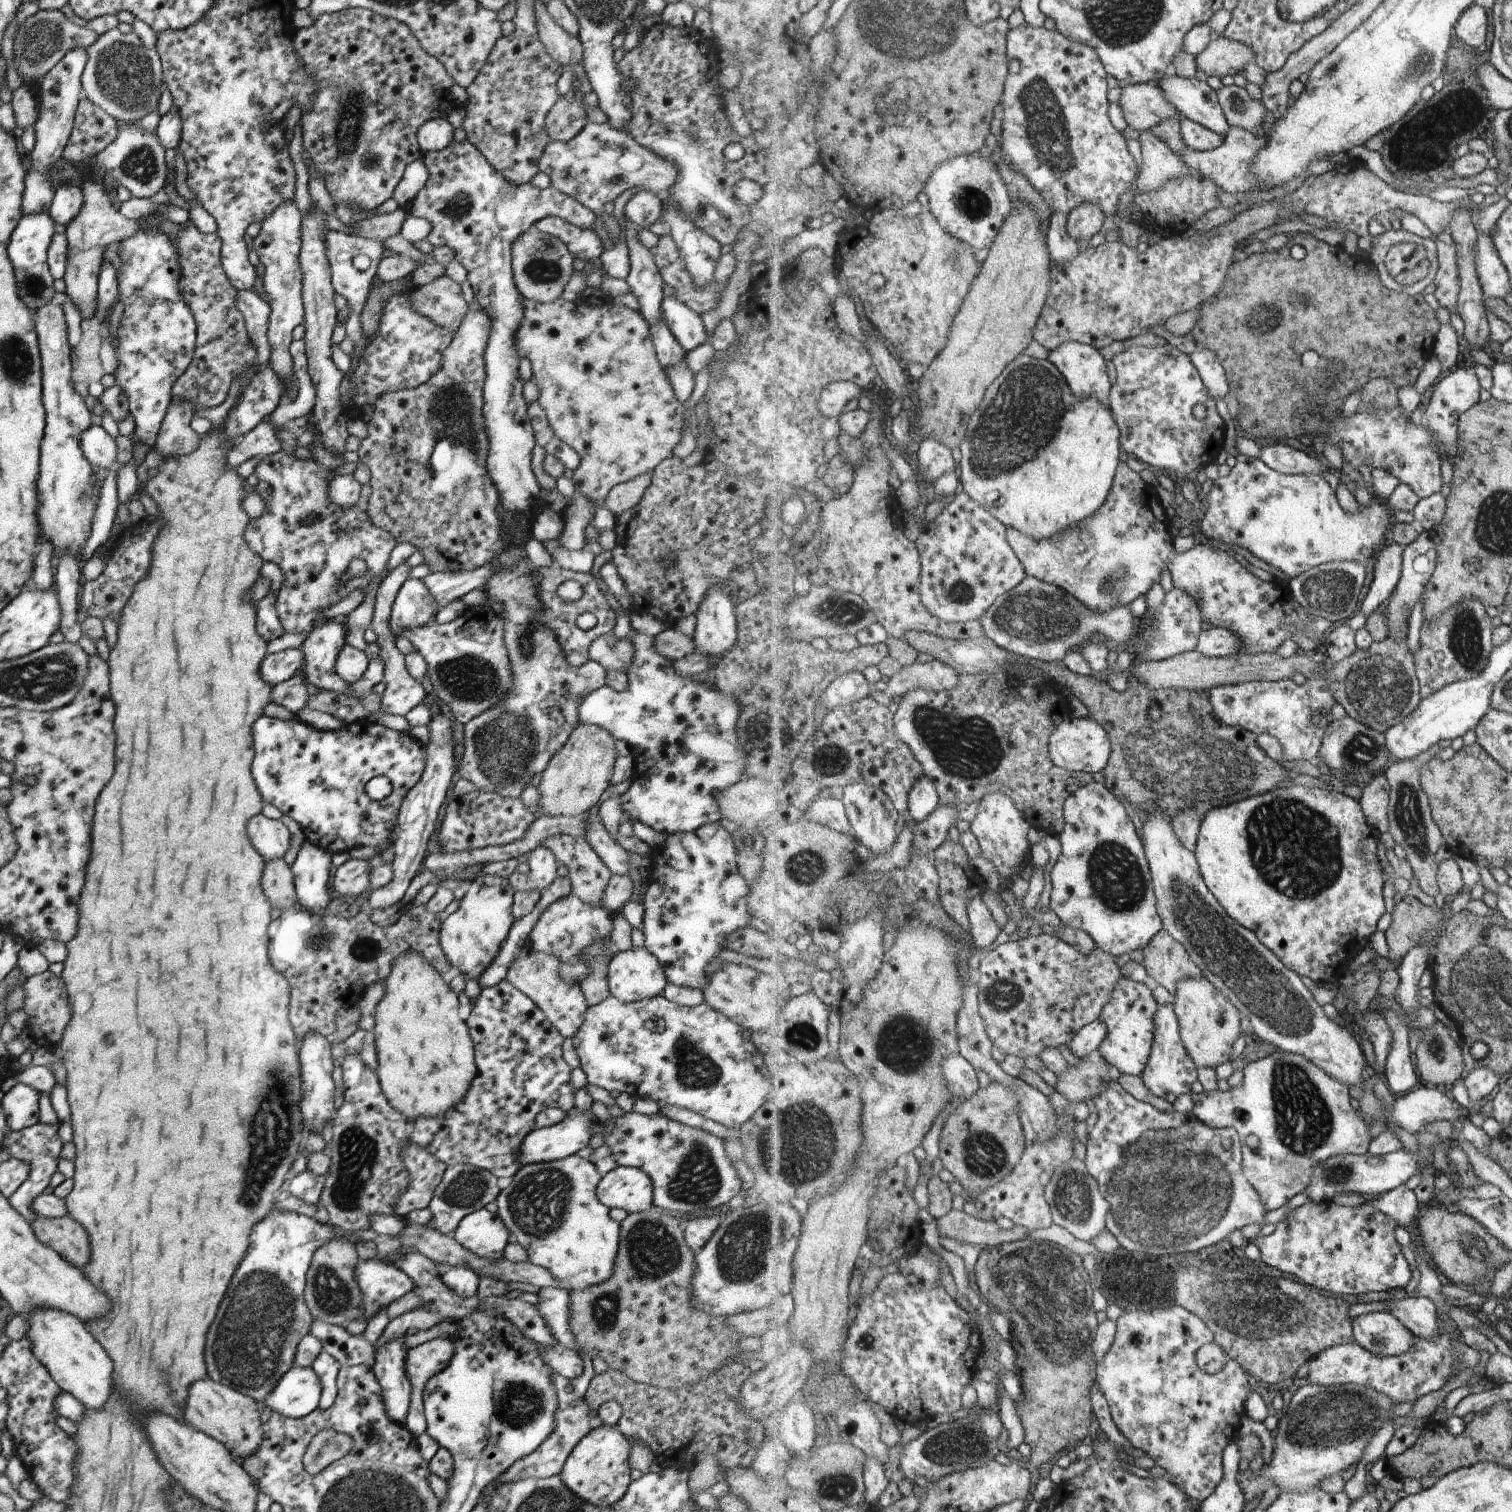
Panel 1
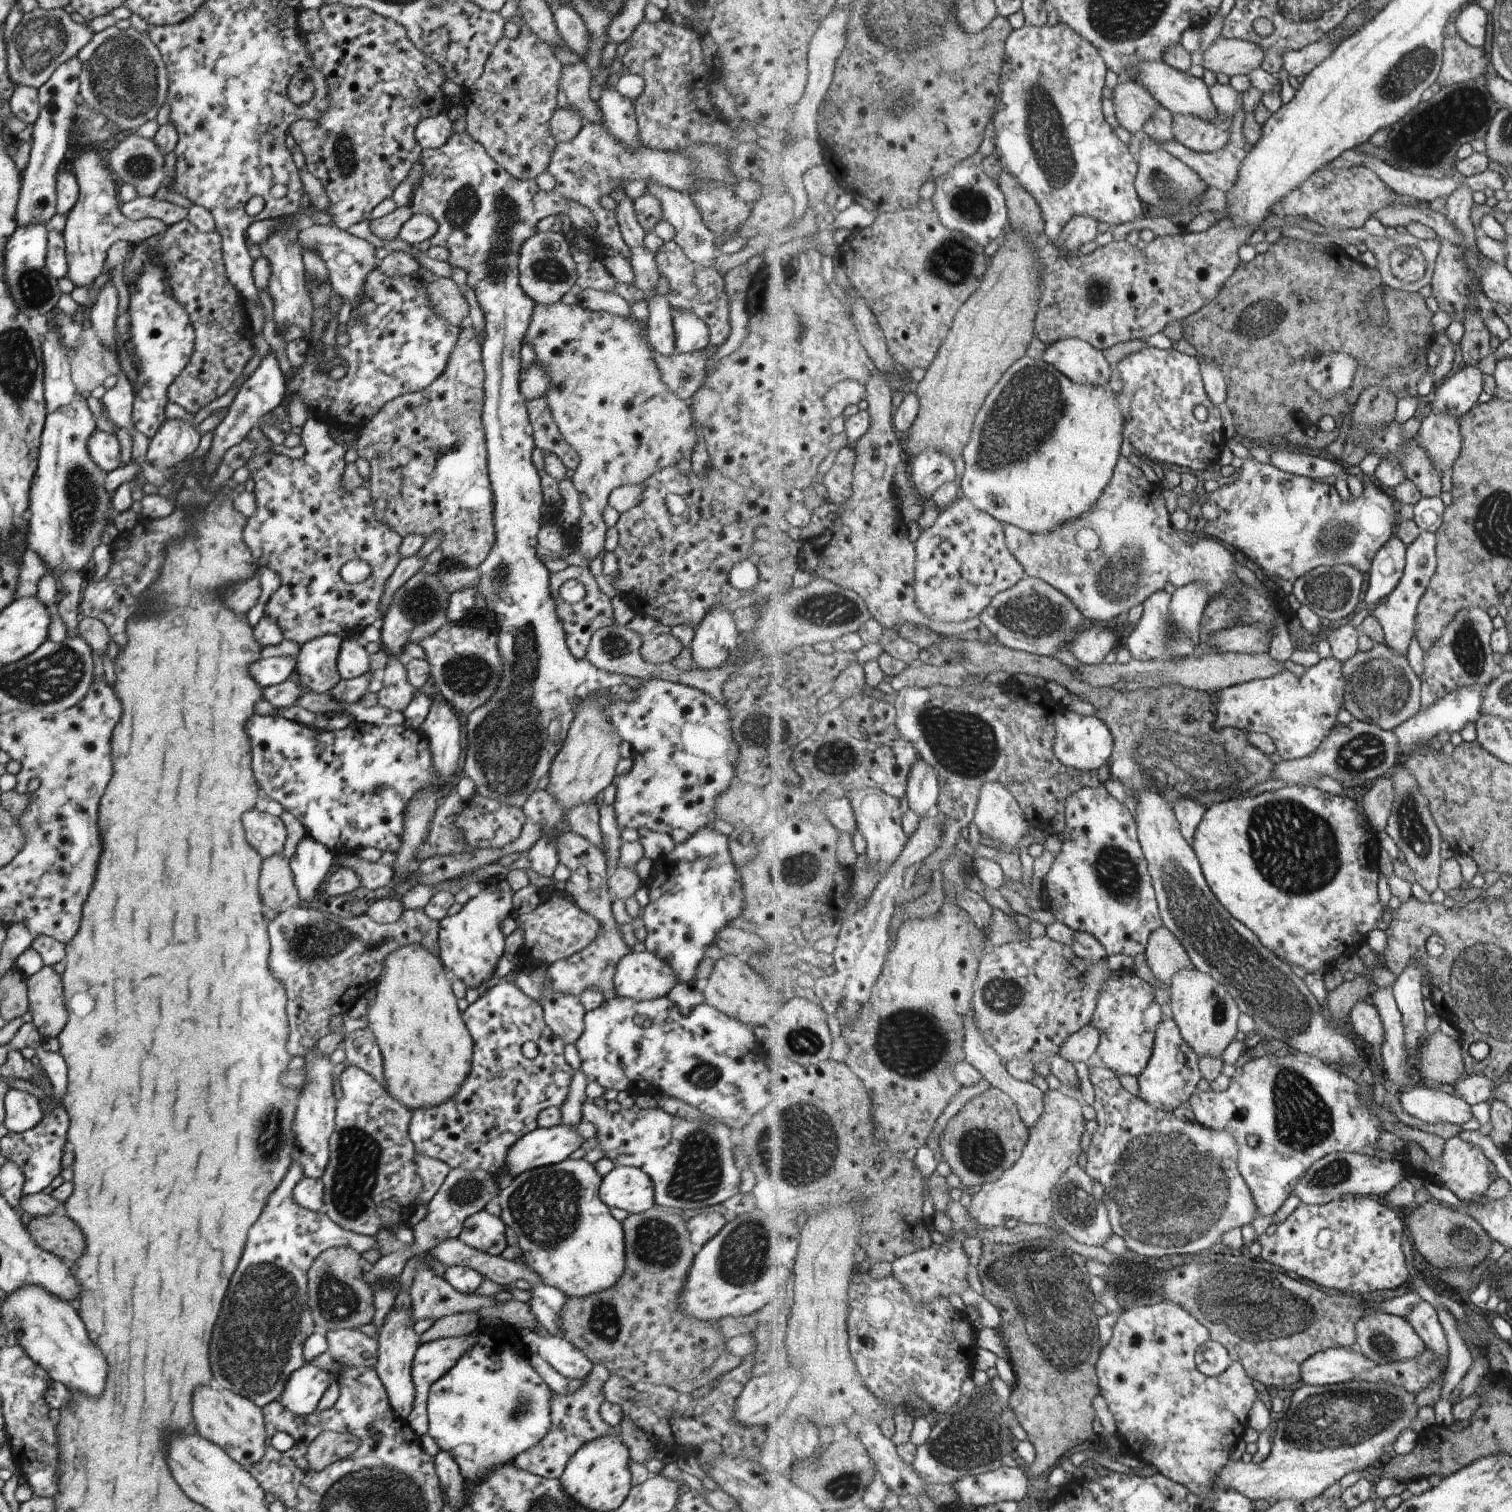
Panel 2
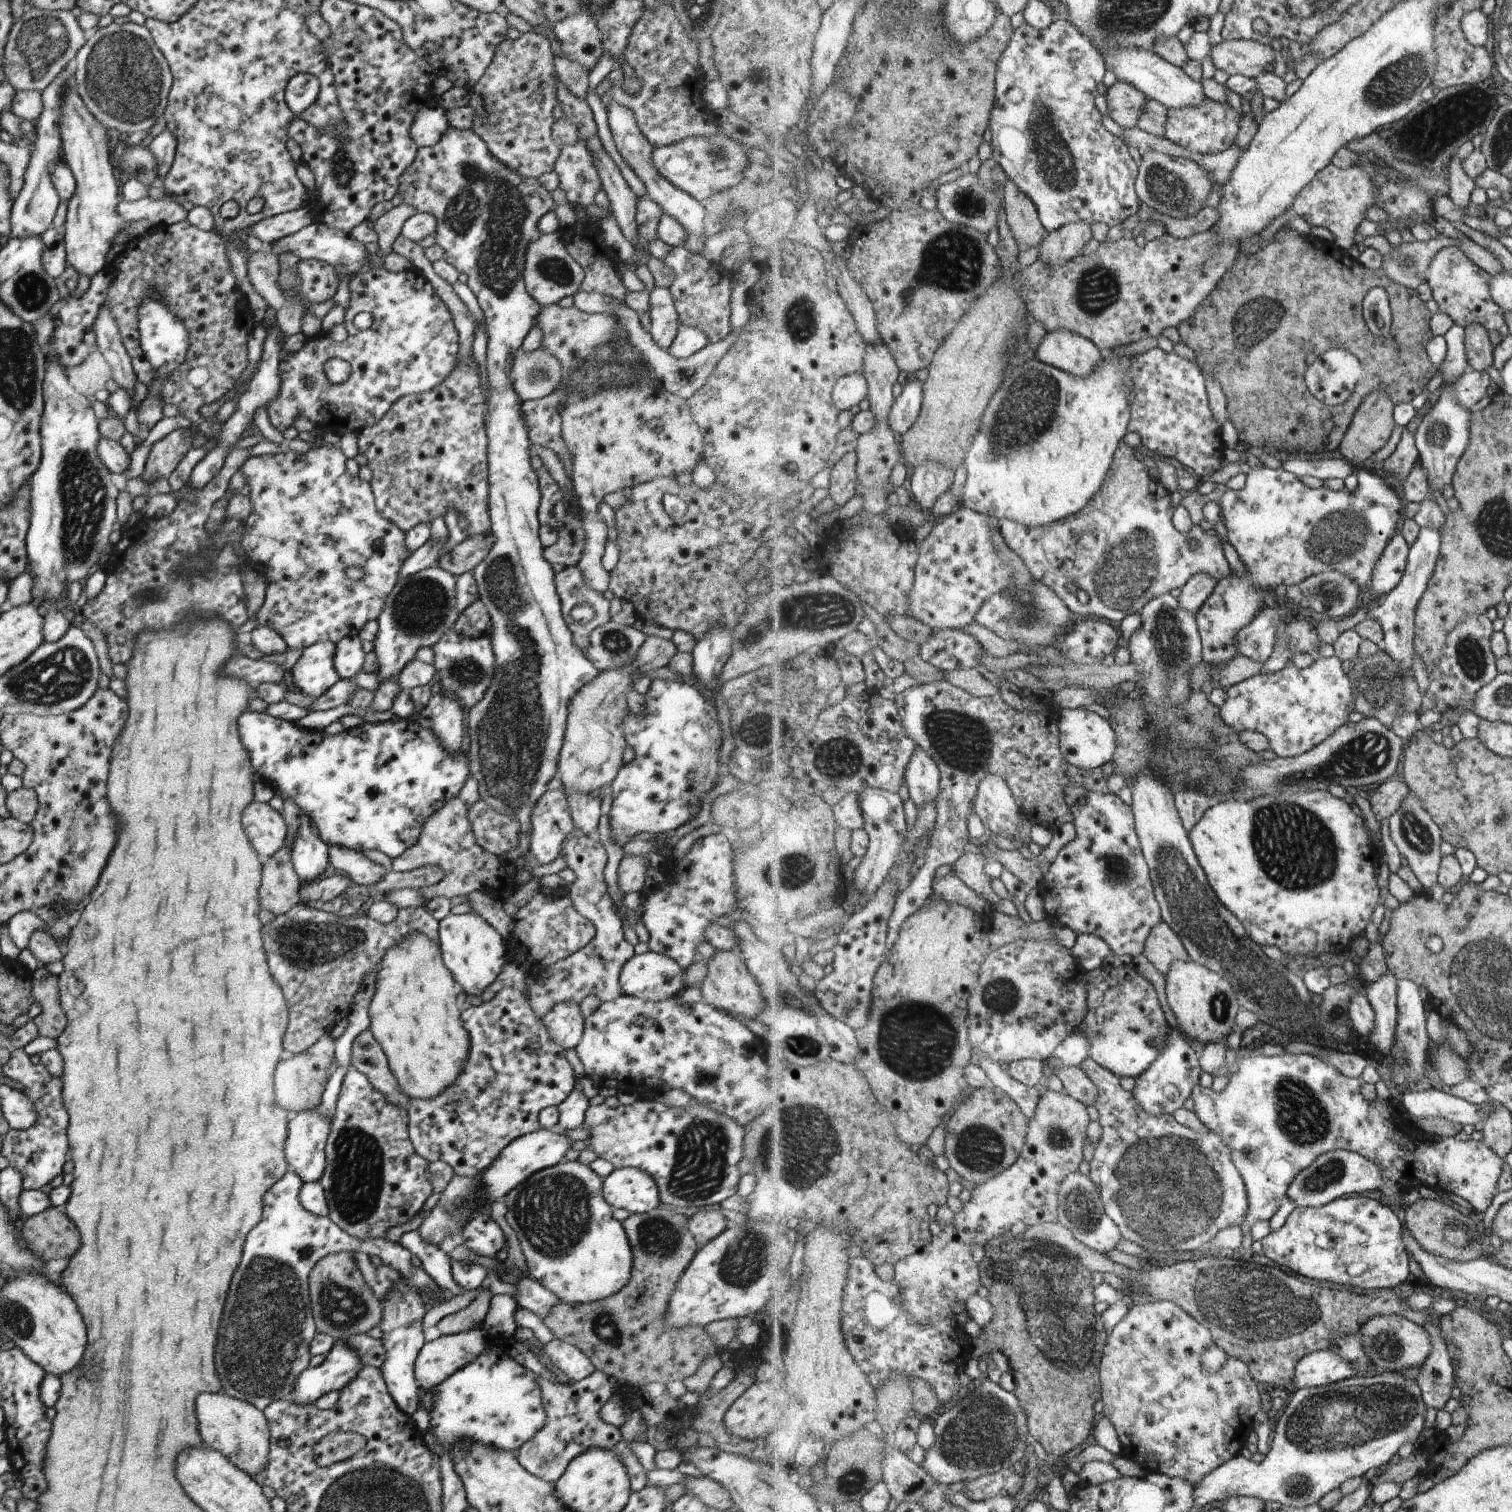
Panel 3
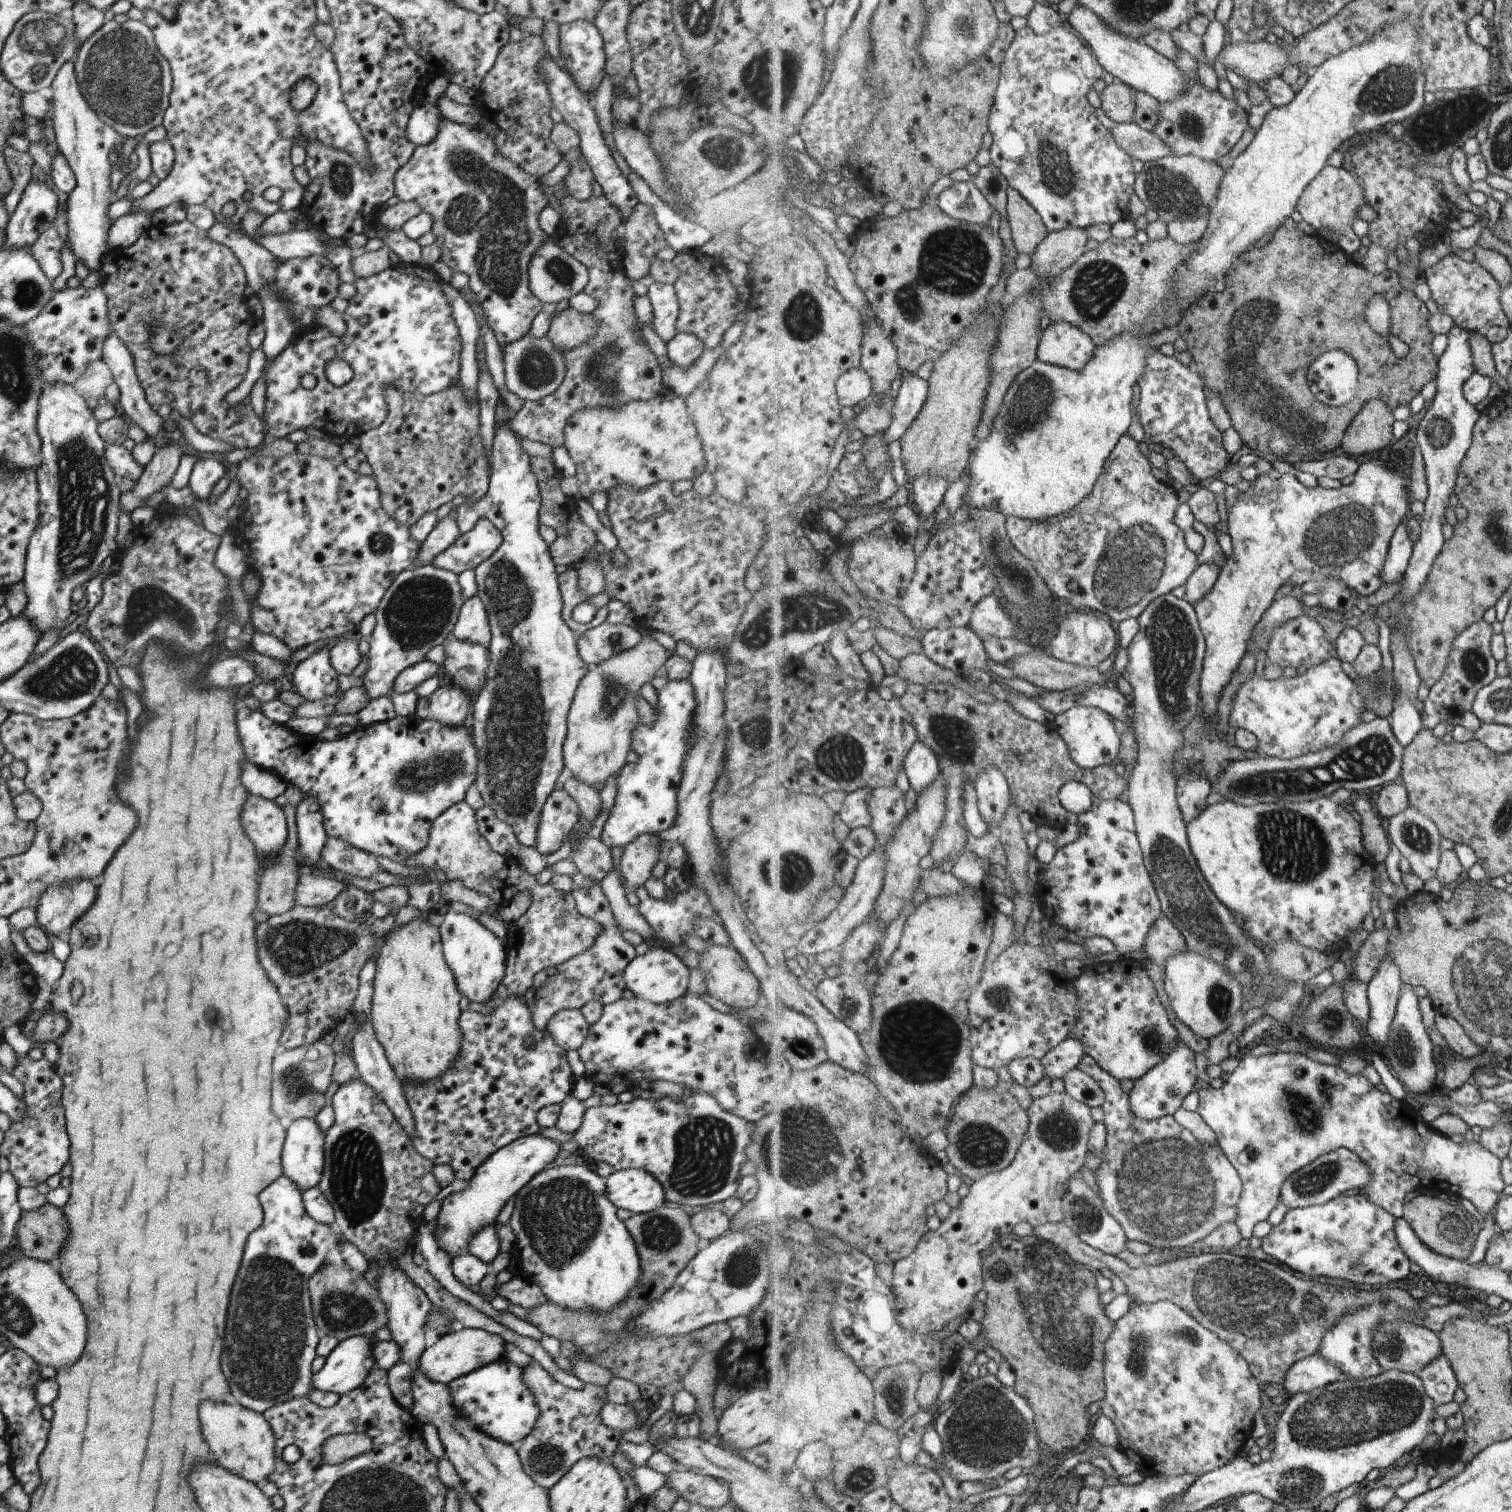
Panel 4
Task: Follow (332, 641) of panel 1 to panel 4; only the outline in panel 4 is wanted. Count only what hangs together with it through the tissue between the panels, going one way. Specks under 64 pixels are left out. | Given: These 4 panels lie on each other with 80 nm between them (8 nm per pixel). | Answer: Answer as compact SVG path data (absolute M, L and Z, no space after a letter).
M323 646L296 664L292 673L293 686L305 701L321 700L338 688L338 675L329 664L329 649L329 646Z

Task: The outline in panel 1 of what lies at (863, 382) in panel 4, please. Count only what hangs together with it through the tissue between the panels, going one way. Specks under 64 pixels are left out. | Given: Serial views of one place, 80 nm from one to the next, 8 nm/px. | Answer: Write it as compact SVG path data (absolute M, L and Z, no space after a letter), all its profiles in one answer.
M835 381L822 392L819 401L820 409L826 417L839 418L853 398L864 394L863 386L856 381Z

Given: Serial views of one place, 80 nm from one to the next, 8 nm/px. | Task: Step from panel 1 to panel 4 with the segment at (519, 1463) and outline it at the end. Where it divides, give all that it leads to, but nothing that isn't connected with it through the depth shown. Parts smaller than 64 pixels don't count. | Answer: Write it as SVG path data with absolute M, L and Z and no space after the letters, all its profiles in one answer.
M534 1359L521 1369L521 1373L523 1386L531 1390L536 1399L539 1418L531 1433L521 1440L516 1454L523 1472L535 1484L549 1491L577 1460L589 1456L595 1456L599 1460L611 1458L622 1434L604 1426L599 1417L605 1404L606 1386L585 1383L581 1390L568 1389L552 1381L551 1376Z

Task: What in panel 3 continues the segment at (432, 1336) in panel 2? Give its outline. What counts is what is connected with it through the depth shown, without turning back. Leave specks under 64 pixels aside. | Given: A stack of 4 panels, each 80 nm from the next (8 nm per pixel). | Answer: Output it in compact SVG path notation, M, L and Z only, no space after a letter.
M485 1288L477 1292L480 1293L463 1310L449 1314L435 1324L439 1336L459 1334L471 1328L482 1328L481 1322L487 1314L492 1295Z

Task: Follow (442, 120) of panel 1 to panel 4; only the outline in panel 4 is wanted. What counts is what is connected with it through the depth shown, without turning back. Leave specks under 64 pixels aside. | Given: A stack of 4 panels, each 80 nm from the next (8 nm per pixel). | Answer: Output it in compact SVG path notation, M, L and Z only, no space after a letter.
M423 101L412 111L407 120L405 128L405 138L415 147L429 144L435 134L442 115L435 104Z

